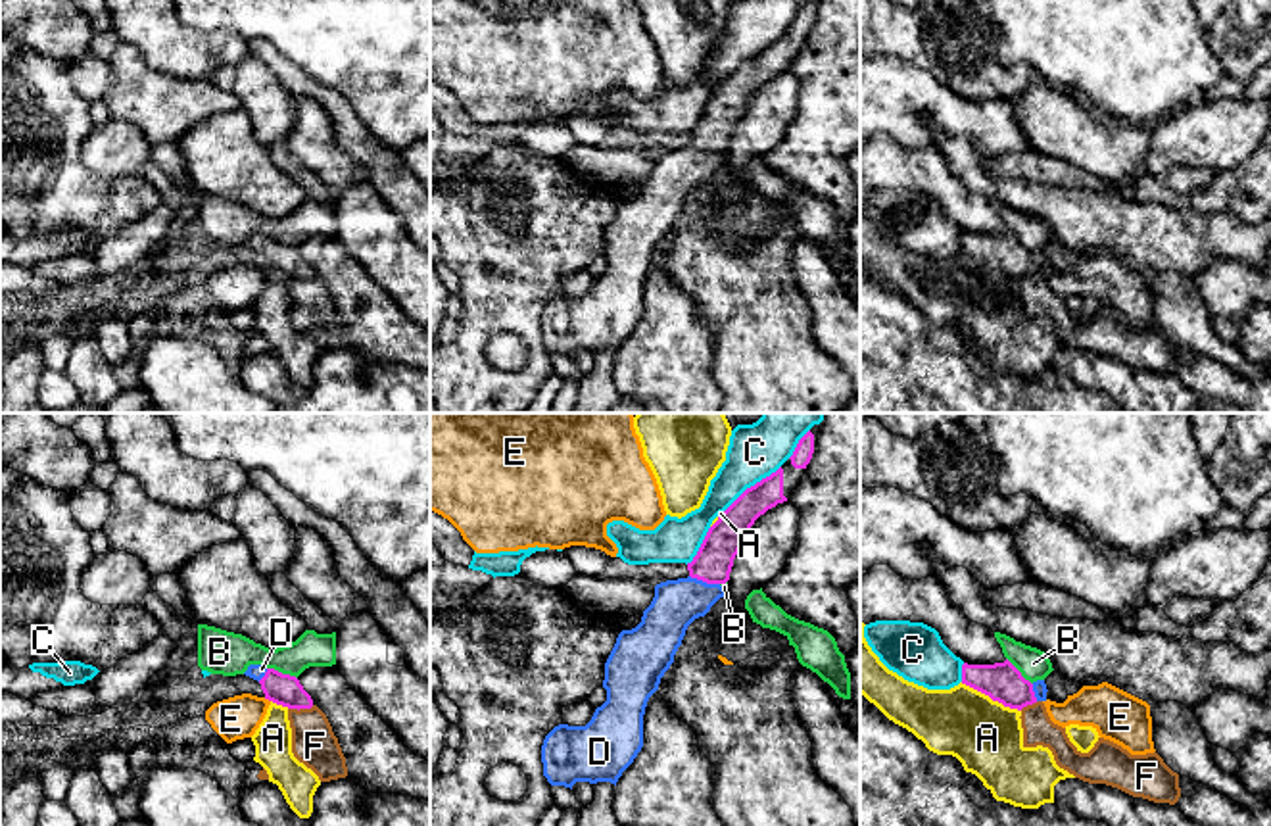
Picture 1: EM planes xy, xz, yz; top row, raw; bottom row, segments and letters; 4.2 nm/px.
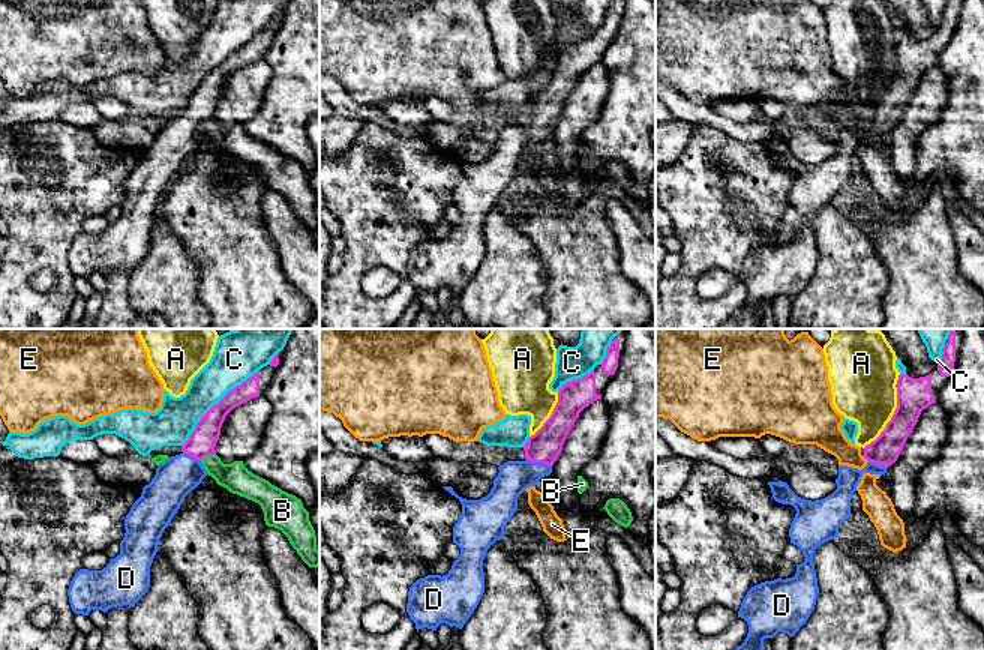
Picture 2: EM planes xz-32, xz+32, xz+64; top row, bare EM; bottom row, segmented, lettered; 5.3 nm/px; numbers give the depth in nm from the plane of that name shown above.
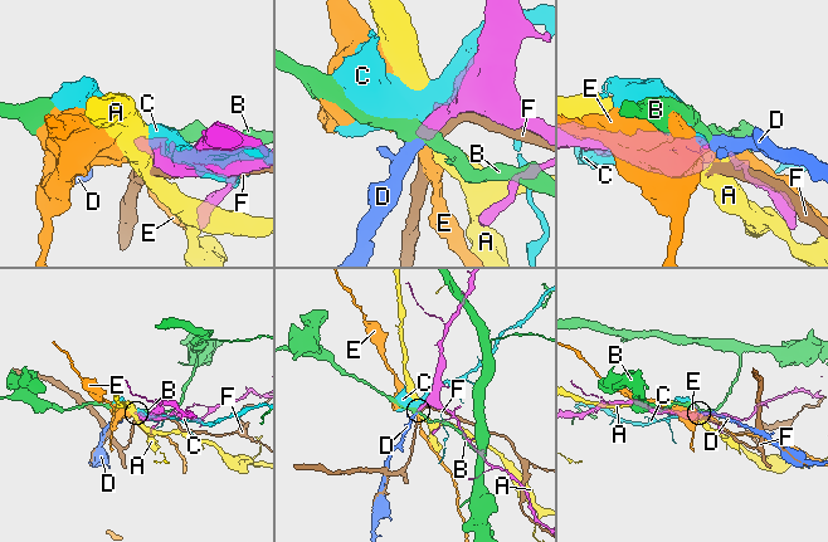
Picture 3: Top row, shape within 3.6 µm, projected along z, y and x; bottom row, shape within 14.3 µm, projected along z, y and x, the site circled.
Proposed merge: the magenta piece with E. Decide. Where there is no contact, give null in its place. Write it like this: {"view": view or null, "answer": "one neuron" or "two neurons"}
{"view": "xy", "answer": "two neurons"}

